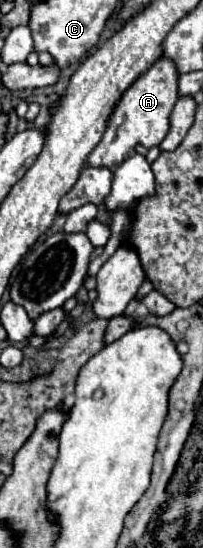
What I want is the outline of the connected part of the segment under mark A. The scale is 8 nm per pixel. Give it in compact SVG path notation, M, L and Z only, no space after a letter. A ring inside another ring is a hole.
M159 59L147 73L143 73L119 99L113 107L113 113L107 121L107 129L99 141L99 145L89 153L87 165L91 167L117 167L137 145L147 149L159 145L167 135L169 115L177 103L177 69L173 61Z

